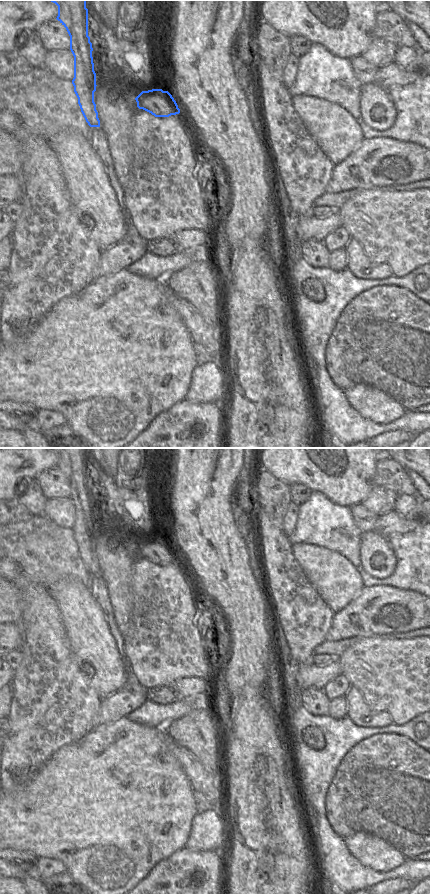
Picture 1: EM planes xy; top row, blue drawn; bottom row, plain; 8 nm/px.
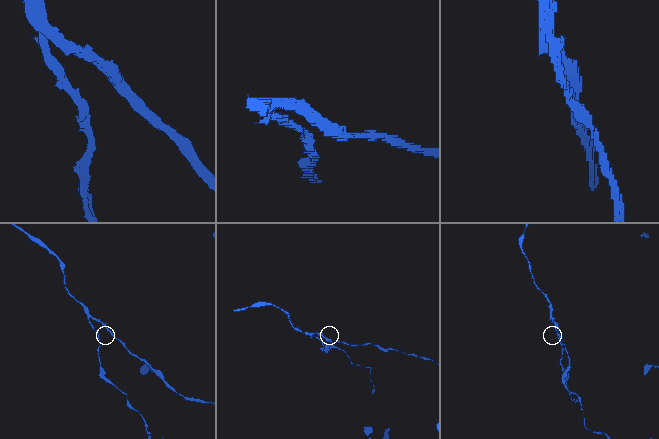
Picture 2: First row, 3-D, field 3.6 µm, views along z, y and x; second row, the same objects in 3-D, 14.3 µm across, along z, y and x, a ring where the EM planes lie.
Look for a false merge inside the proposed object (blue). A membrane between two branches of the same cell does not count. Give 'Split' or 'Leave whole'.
Split.

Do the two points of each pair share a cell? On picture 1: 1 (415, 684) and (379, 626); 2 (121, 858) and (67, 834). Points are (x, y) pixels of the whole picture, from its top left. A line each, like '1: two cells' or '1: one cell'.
1: two cells
2: one cell

